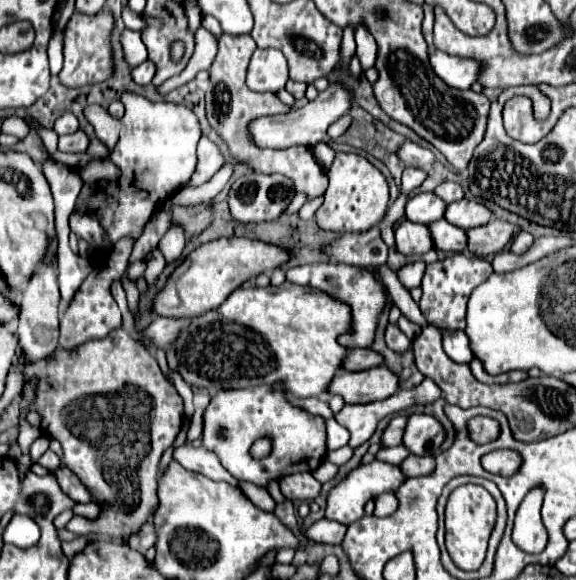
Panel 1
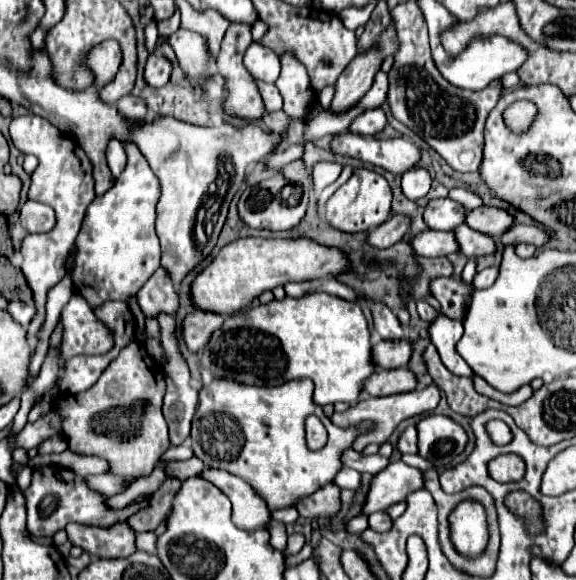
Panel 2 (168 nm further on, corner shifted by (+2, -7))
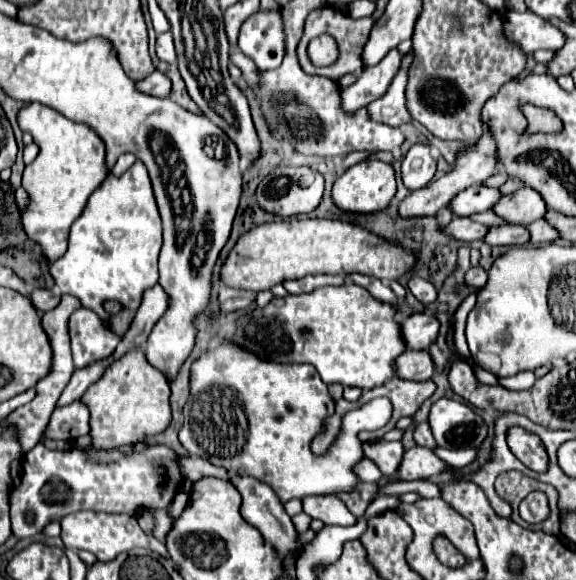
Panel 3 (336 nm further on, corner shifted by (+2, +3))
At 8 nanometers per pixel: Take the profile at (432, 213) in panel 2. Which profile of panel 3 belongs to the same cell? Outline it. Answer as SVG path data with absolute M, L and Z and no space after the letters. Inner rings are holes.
M469 186L469 190L463 190L461 194L457 194L457 198L453 198L453 202L449 202L449 210L455 216L471 216L475 212L483 212L483 210L491 210L493 204L499 200L499 190L497 188L487 188L487 186Z

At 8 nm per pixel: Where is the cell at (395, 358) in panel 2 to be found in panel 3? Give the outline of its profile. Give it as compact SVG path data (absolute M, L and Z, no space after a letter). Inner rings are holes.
M427 312L413 314L401 322L401 336L405 338L409 350L427 350L435 340L437 330L439 322Z

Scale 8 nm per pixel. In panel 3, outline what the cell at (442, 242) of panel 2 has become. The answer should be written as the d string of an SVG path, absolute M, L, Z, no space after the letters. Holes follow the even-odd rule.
M455 216L443 230L445 230L445 234L449 234L451 238L455 238L459 242L473 242L473 240L481 240L485 236L487 226L477 224L471 218Z

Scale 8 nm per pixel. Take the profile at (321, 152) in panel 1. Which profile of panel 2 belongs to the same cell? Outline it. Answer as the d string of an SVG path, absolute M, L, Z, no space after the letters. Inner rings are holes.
M319 162L315 168L313 168L313 182L315 182L315 192L321 194L321 190L329 184L333 184L339 174L341 174L343 166L341 164L335 164L335 162Z

